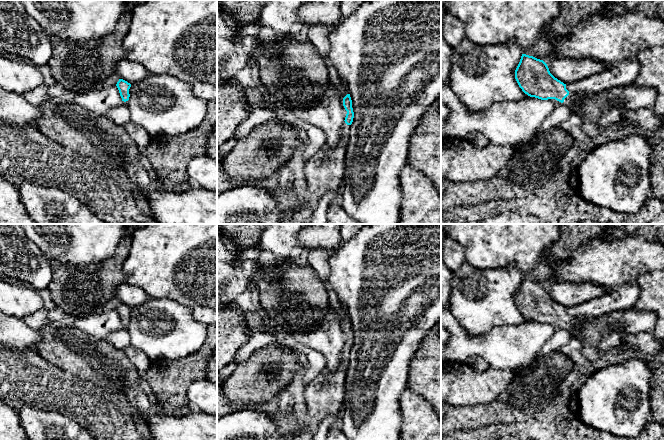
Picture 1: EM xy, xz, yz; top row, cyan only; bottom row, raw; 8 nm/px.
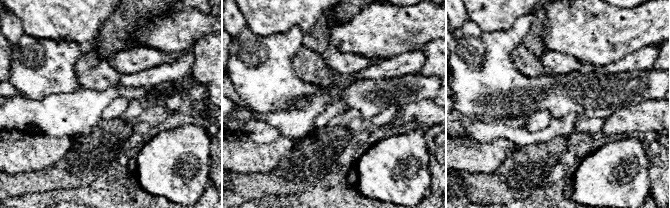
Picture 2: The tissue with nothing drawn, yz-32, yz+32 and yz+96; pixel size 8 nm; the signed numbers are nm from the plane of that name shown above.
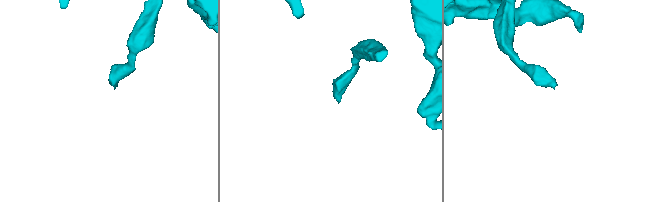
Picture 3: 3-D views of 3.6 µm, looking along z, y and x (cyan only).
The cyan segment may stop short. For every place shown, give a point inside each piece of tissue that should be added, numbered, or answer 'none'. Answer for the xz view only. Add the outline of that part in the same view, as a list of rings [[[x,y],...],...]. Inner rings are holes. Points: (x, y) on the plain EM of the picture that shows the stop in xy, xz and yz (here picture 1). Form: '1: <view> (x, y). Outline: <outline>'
1: xz (324, 395). Outline: [[[343,346],[341,363],[335,372],[320,374],[305,387],[306,419],[302,428],[287,433],[285,440],[312,440],[317,427],[330,415],[338,415],[346,393],[346,370],[351,349]]]

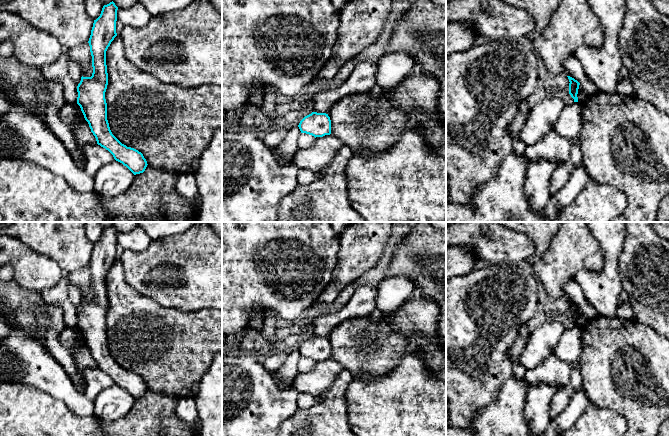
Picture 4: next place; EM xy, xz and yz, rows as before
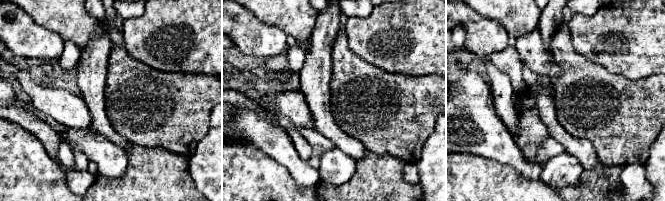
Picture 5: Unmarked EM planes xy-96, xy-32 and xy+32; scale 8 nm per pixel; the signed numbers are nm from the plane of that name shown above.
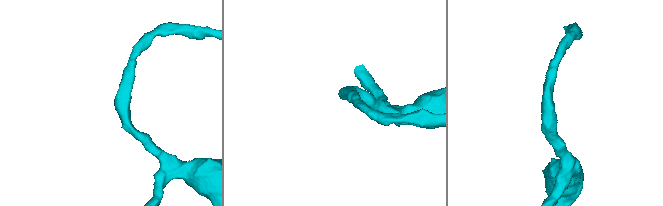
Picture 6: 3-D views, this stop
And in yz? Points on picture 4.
none

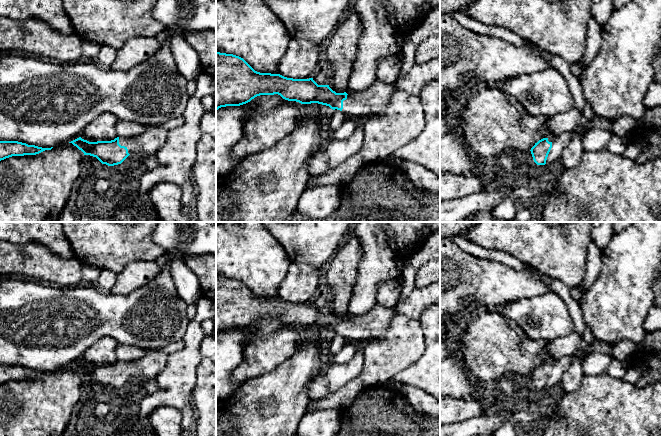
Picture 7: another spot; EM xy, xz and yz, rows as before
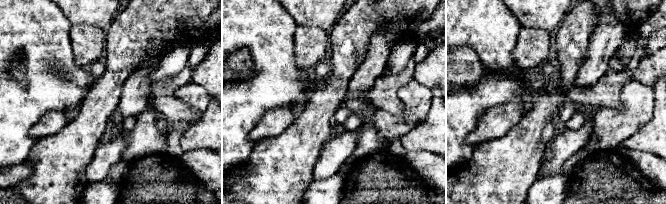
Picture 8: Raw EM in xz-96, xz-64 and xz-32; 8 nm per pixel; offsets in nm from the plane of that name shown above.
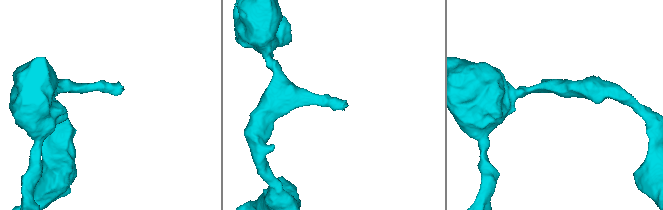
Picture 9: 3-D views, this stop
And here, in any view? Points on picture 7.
1: xy (148, 367). Outline: [[[150,350],[132,362],[119,362],[119,368],[128,373],[128,377],[139,381],[155,380],[168,361],[168,355],[162,350]]]

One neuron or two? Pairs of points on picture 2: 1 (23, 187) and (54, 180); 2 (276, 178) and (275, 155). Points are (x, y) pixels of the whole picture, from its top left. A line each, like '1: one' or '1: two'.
1: one
2: two

